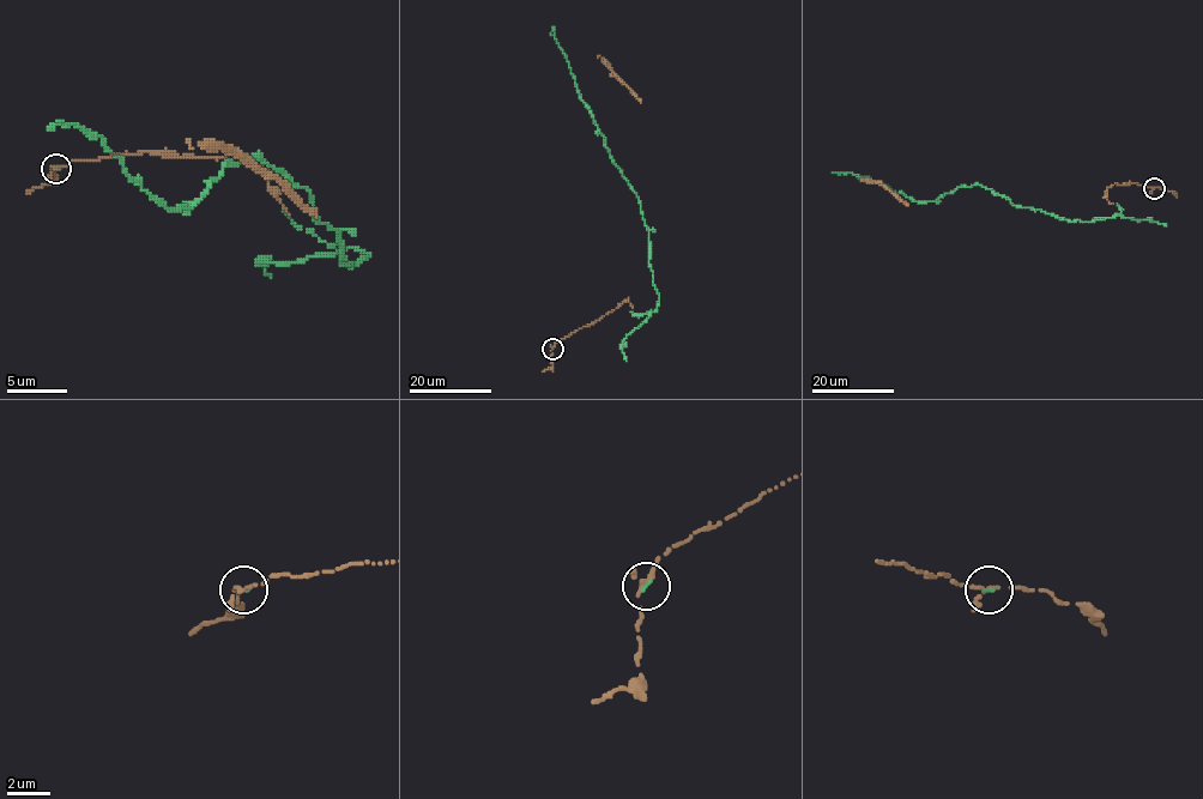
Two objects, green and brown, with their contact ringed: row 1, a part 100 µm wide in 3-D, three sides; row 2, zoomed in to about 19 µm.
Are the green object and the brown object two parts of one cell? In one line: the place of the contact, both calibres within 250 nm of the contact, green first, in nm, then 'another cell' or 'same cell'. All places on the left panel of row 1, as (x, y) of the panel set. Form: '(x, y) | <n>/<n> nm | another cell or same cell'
(56, 168) | 110/170 nm | same cell

